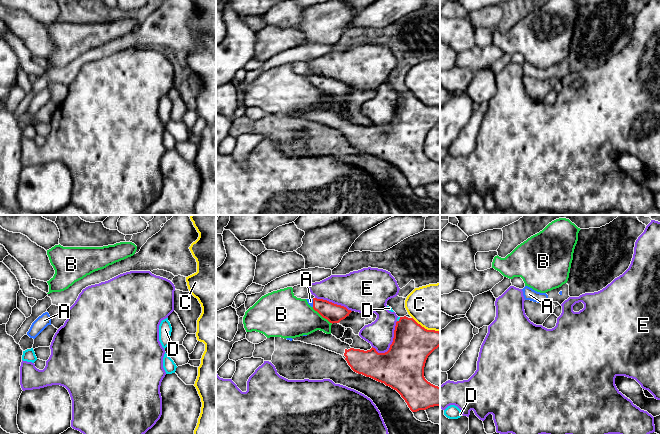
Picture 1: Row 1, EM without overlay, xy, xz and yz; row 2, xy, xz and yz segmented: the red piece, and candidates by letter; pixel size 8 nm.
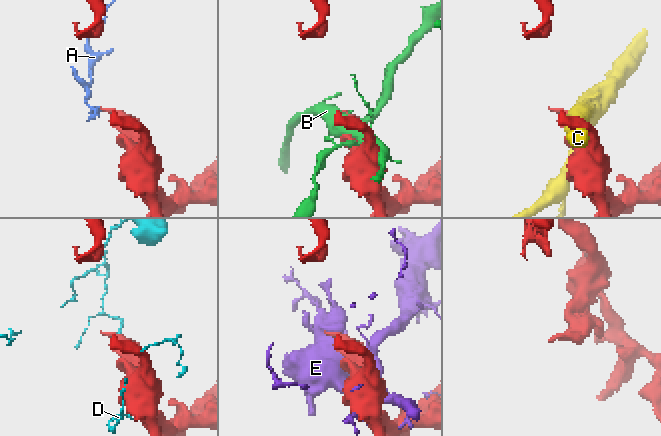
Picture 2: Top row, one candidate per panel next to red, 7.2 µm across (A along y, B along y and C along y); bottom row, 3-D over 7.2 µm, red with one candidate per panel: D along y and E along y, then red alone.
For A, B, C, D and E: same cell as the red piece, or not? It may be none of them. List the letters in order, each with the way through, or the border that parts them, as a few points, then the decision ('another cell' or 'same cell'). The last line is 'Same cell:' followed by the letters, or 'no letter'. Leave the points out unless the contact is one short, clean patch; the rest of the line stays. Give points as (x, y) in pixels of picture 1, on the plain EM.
A: across xz (334, 89), (313, 79), (310, 77) | same cell
B: another cell
C: another cell
D: another cell
E: another cell
Same cell: A

